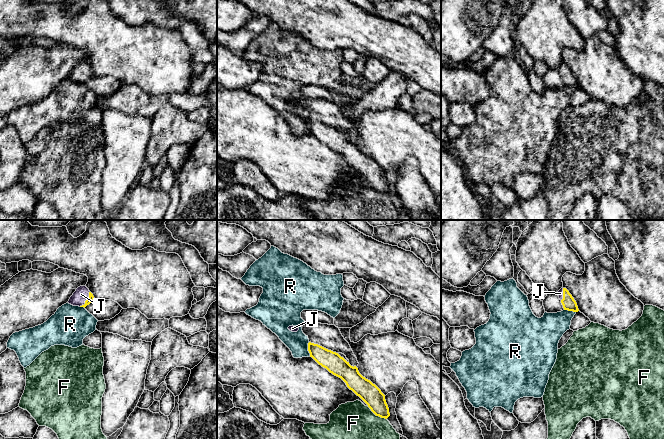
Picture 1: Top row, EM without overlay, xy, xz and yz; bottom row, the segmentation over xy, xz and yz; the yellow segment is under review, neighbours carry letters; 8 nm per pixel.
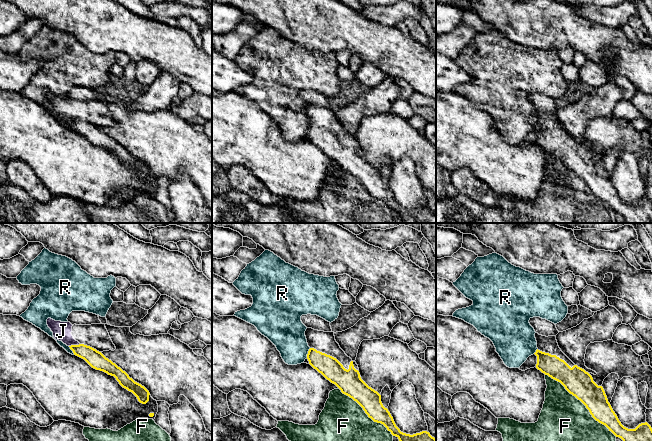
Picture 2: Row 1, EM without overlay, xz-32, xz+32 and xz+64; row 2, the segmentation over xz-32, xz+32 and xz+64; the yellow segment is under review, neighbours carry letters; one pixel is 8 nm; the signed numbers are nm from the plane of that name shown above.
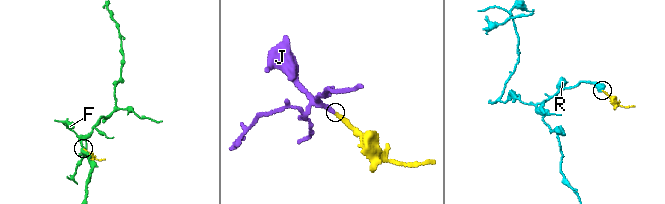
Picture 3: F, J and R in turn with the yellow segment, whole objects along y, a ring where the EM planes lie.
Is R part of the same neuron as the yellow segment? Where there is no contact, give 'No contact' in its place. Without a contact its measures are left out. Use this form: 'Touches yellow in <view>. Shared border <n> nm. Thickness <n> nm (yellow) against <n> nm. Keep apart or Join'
Touches yellow in xz. Shared border 120 nm. Thickness 160 nm (yellow) against 170 nm. Keep apart

